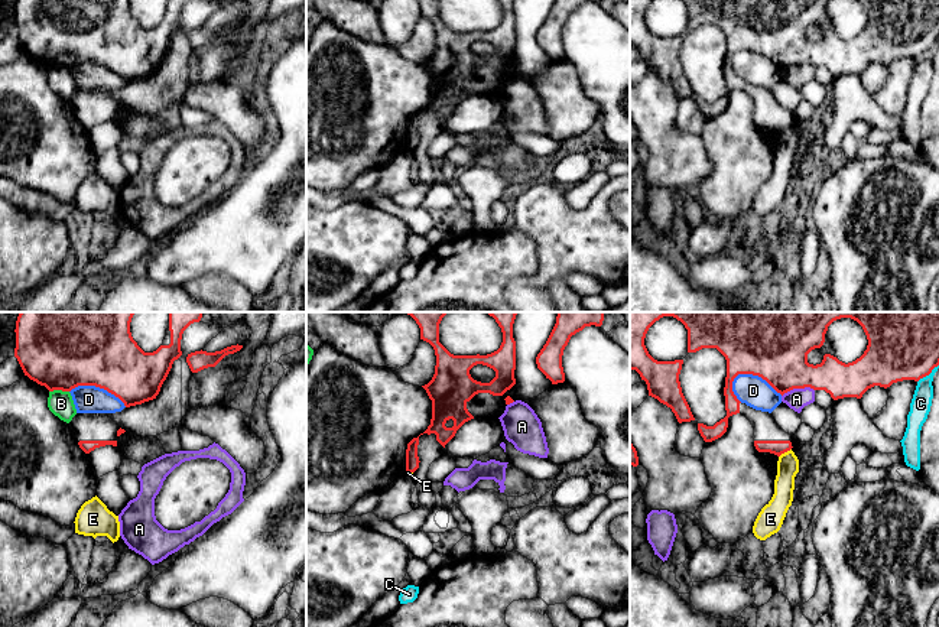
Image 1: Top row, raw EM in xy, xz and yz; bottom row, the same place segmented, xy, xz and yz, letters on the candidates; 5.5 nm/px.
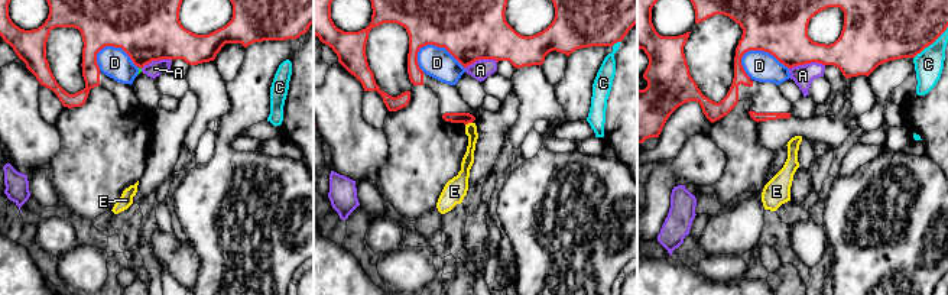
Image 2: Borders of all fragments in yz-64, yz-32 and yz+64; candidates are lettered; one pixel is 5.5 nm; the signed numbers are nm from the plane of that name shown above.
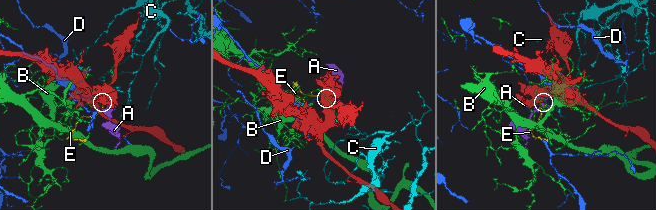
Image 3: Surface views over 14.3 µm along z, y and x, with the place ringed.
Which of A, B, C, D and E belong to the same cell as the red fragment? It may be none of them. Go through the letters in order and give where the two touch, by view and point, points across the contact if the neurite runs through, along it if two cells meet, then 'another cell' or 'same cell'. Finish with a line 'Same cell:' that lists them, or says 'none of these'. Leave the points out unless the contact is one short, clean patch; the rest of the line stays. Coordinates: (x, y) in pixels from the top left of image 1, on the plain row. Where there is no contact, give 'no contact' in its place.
A: yz (798, 64) | another cell
B: xy (58, 65) | another cell
C: yz (928, 51) | another cell
D: yz (757, 51) | another cell
E: yz (785, 127) | along yz (790, 124), (779, 133) | another cell
Same cell: none of these

